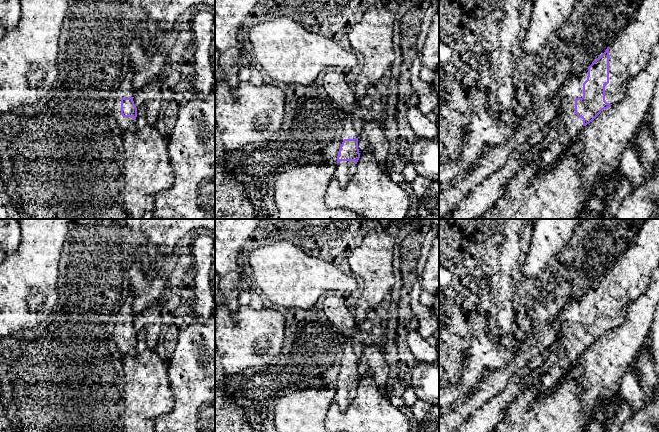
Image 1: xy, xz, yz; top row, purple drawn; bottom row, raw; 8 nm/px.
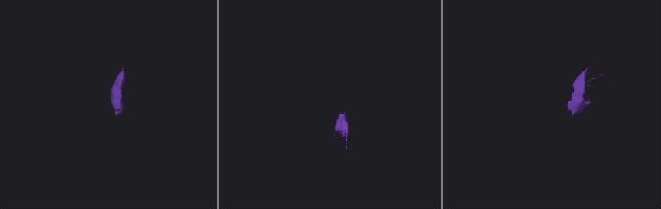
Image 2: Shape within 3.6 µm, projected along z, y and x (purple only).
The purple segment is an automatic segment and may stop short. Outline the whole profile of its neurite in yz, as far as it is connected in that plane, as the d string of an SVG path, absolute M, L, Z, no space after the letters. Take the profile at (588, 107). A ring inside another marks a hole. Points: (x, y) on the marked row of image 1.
M642 0L623 31L588 67L587 80L583 83L583 97L575 99L575 114L583 119L583 126L592 122L602 110L624 98L628 80L637 76L646 66L658 41L659 0Z

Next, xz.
M358 138L344 139L337 156L335 172L335 178L342 187L345 187L355 174L359 158Z

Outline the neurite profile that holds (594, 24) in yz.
M579 0L566 22L546 41L547 52L561 54L565 50L580 50L583 47L601 56L612 41L623 31L627 21L636 11L641 0Z

